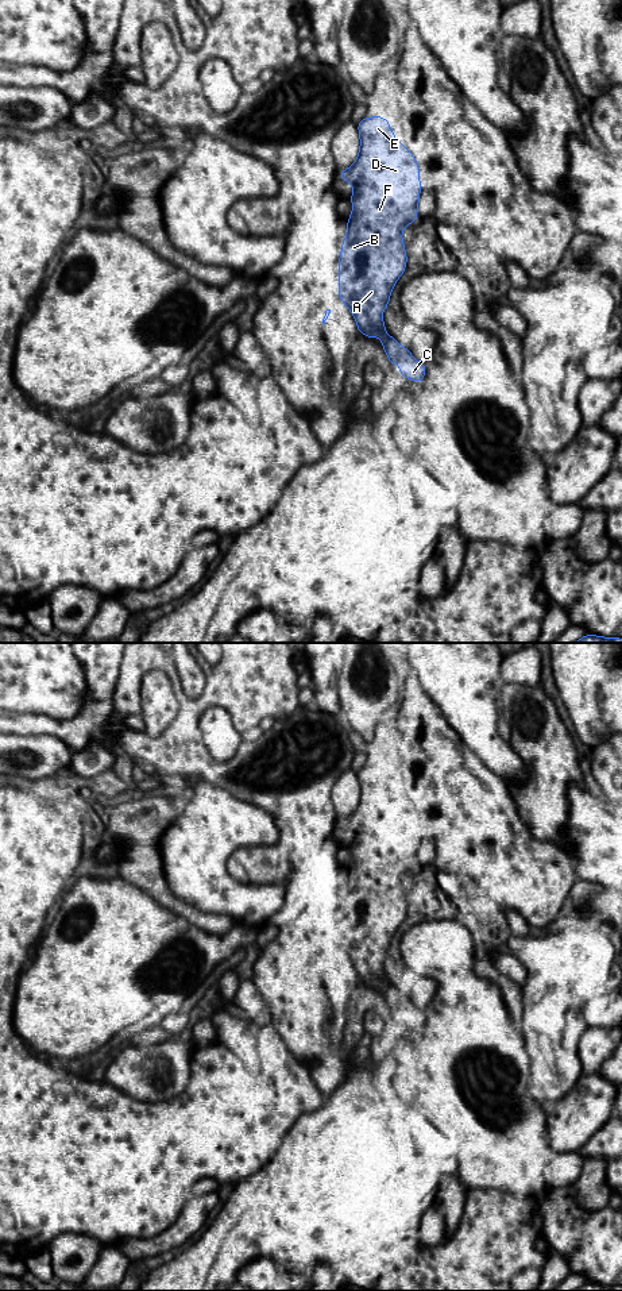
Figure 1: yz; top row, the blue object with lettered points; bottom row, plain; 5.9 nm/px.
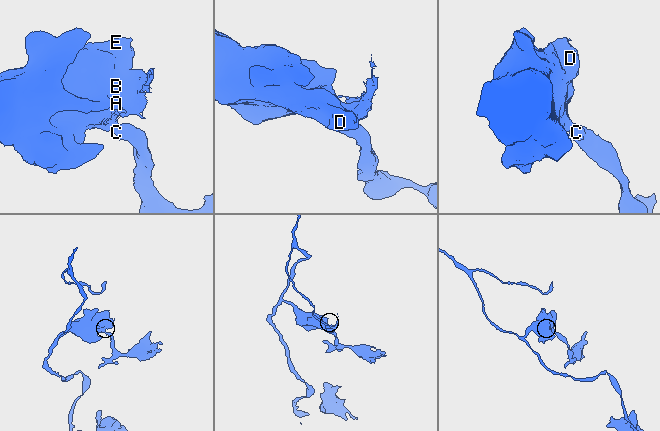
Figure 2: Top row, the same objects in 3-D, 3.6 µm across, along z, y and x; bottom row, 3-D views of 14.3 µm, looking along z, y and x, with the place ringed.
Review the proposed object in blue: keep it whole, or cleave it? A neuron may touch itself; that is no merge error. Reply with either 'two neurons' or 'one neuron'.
one neuron

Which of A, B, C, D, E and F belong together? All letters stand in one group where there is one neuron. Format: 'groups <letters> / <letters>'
groups A B C D E F

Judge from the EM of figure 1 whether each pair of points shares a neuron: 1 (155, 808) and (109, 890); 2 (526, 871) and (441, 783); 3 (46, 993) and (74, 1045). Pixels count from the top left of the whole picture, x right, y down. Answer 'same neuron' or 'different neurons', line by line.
1: different neurons
2: same neuron
3: same neuron

